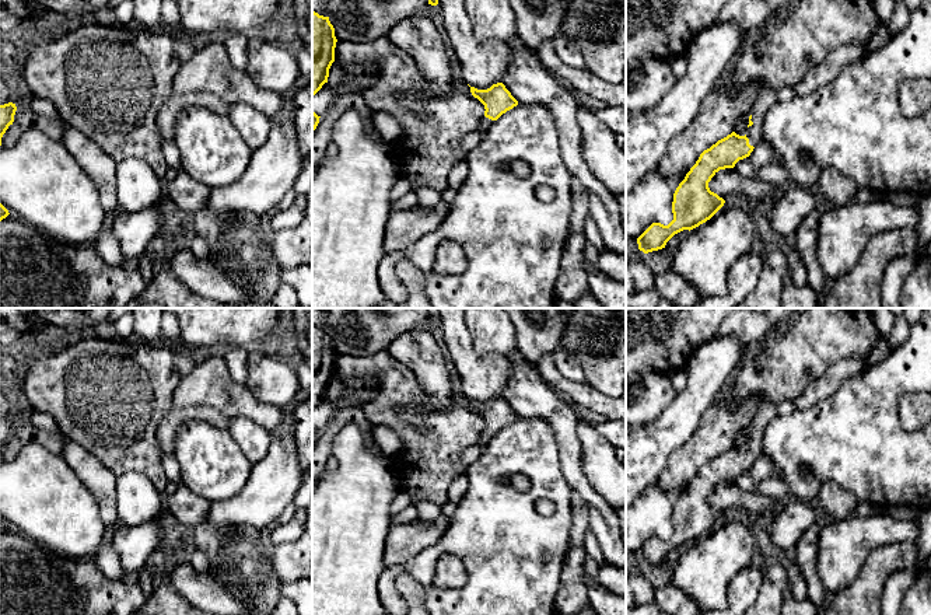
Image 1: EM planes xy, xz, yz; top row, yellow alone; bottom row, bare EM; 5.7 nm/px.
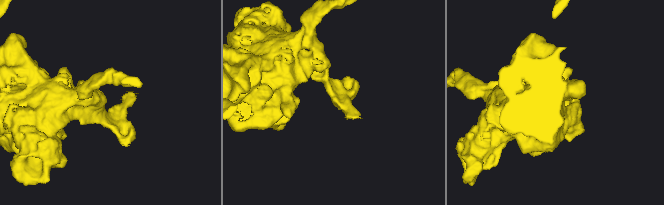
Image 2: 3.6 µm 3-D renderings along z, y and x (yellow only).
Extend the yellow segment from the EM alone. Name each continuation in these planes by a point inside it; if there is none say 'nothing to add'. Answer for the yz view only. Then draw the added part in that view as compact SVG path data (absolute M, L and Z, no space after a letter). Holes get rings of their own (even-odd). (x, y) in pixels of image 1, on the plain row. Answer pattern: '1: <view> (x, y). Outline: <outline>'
1: yz (767, 411). Outline: M766 401L760 405L752 417L749 427L752 429L753 438L748 441L746 451L750 459L756 459L763 452L763 436L769 423L777 416L777 408L773 401Z

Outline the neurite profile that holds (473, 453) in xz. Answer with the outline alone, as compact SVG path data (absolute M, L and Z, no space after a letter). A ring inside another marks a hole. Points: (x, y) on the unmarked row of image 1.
M476 443L476 444L470 445L469 448L466 448L462 454L463 465L468 467L468 465L476 462L482 457L484 448L486 448L486 445L479 444L479 443Z

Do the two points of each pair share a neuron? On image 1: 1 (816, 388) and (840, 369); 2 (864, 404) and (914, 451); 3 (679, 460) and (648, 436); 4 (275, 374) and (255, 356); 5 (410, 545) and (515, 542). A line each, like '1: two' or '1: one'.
1: one
2: one
3: two
4: one
5: two

